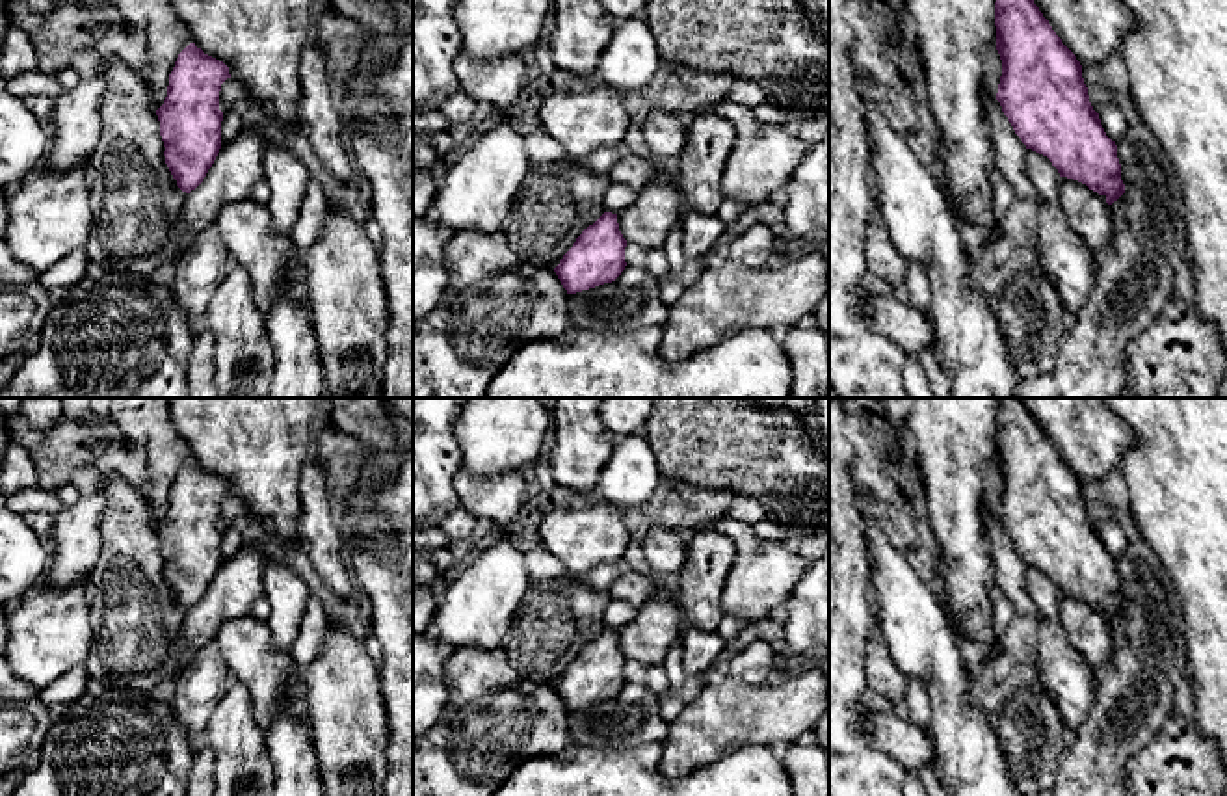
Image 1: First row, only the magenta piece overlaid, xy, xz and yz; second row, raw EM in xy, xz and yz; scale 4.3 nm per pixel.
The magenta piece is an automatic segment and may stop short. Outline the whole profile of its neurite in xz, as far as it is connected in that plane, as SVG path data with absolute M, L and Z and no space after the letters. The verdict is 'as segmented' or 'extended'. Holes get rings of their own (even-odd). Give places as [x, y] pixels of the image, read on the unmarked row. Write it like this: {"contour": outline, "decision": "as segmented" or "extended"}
{"contour": "M604 629L582 647L573 664L554 684L567 710L615 697L625 686L625 664L617 630Z", "decision": "as segmented"}

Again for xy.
{"contour": "M190 459L169 491L167 513L156 526L165 580L177 603L190 610L221 565L221 500L229 484Z", "decision": "as segmented"}

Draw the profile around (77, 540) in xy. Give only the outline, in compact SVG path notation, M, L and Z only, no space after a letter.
M99 489L91 497L80 497L73 504L67 504L58 515L54 515L54 564L45 573L52 590L87 584L102 547L99 530L102 510L104 493Z

